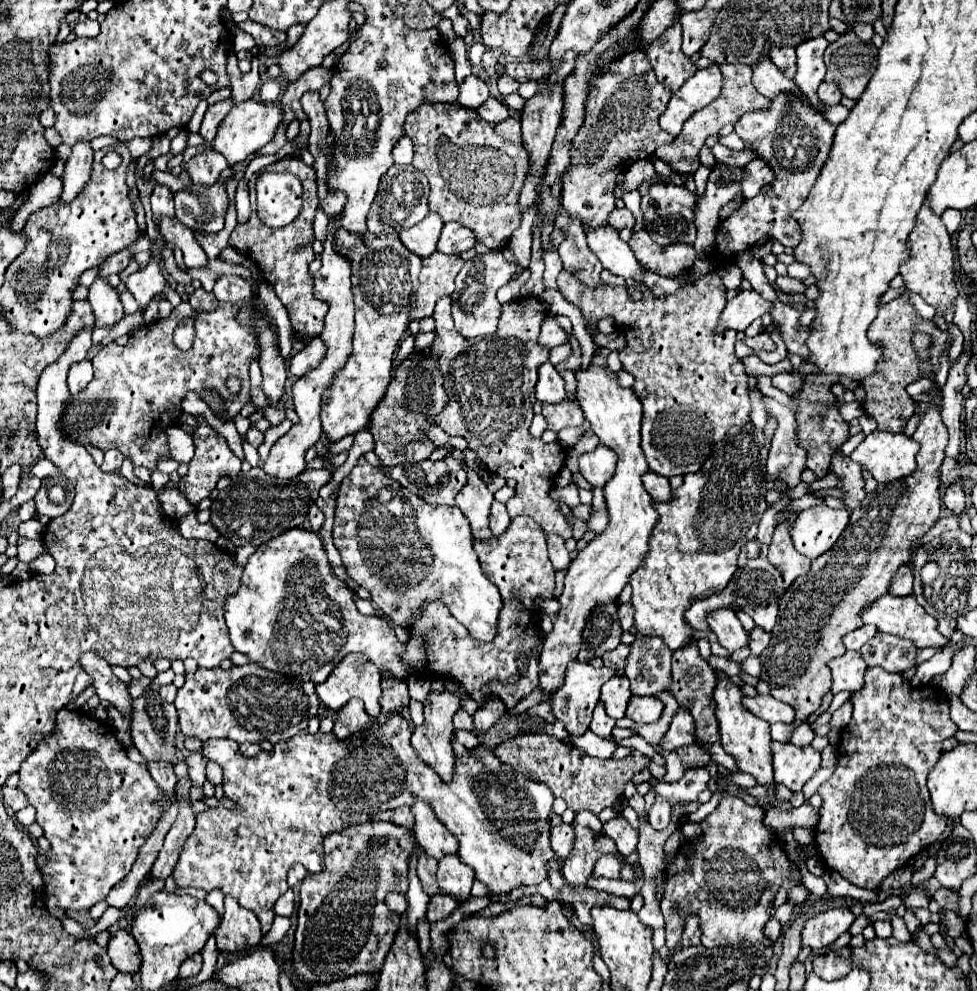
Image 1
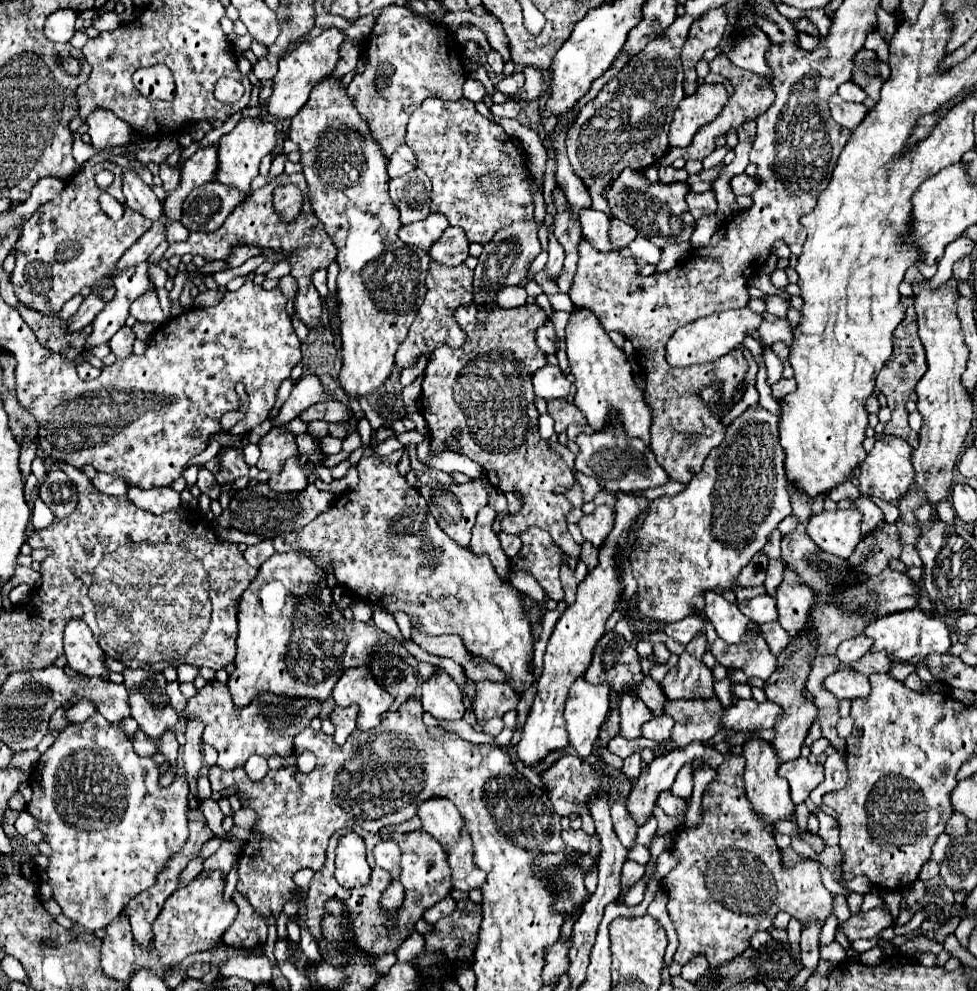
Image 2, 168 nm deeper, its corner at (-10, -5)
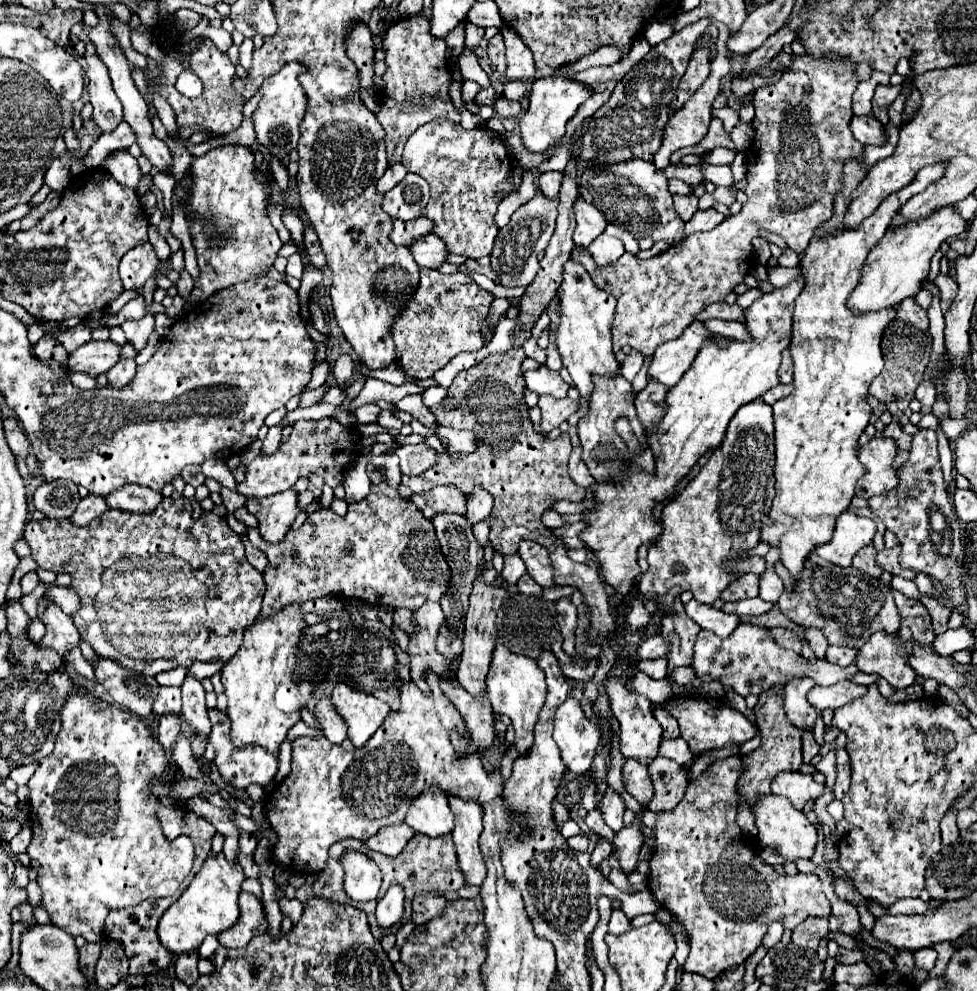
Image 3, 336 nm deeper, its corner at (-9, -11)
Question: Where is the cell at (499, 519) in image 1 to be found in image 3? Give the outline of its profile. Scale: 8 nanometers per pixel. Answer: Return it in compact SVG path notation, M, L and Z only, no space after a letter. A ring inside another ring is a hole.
M508 556L504 558L504 570L502 570L502 578L508 582L508 584L516 584L520 580L520 576L526 574L526 566L524 566L524 560L520 556Z

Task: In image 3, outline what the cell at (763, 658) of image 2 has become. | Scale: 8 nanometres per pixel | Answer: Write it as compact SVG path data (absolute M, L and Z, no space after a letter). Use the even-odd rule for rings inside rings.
M738 624L738 628L728 636L720 638L714 632L700 630L696 642L694 642L694 656L690 668L694 670L696 678L702 682L722 682L724 686L730 686L738 696L746 698L750 694L760 696L766 690L772 690L776 686L786 686L794 678L812 678L820 686L832 686L840 680L852 678L858 668L856 664L850 664L848 668L836 668L834 664L828 664L826 660L806 660L800 654L786 650L774 642L770 636L770 630L758 624Z

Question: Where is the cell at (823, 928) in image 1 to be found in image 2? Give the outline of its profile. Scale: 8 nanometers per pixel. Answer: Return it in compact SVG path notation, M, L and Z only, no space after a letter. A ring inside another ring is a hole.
M871 910L871 912L857 912L843 924L839 924L839 930L847 936L849 942L859 940L859 938L873 938L877 936L883 928L891 926L893 920L889 912L885 910Z

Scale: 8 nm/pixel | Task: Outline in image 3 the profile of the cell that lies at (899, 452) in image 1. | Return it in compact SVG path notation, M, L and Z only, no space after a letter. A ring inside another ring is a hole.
M870 438L868 444L858 446L858 458L866 466L866 474L856 482L856 496L868 500L896 488L896 468L892 466L896 444L892 438Z

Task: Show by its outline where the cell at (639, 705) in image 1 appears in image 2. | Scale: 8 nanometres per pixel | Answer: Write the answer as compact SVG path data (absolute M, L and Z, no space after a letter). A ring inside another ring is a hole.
M661 714L661 716L653 716L649 722L645 722L641 726L641 732L645 738L651 738L651 740L665 740L669 742L671 738L671 728L673 728L673 718L669 718L667 714Z

